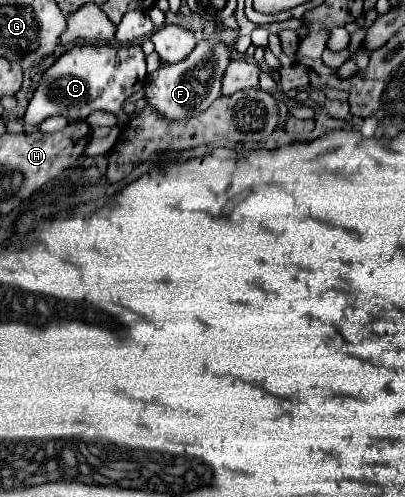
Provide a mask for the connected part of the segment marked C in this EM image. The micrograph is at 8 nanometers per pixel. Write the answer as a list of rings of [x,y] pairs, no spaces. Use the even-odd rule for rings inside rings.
[[[73,45],[65,51],[43,75],[27,105],[25,123],[39,125],[47,117],[61,115],[65,119],[87,119],[91,111],[107,111],[119,119],[119,125],[127,123],[123,111],[125,99],[139,91],[147,83],[145,53],[139,45],[133,47],[109,47],[109,45]]]

